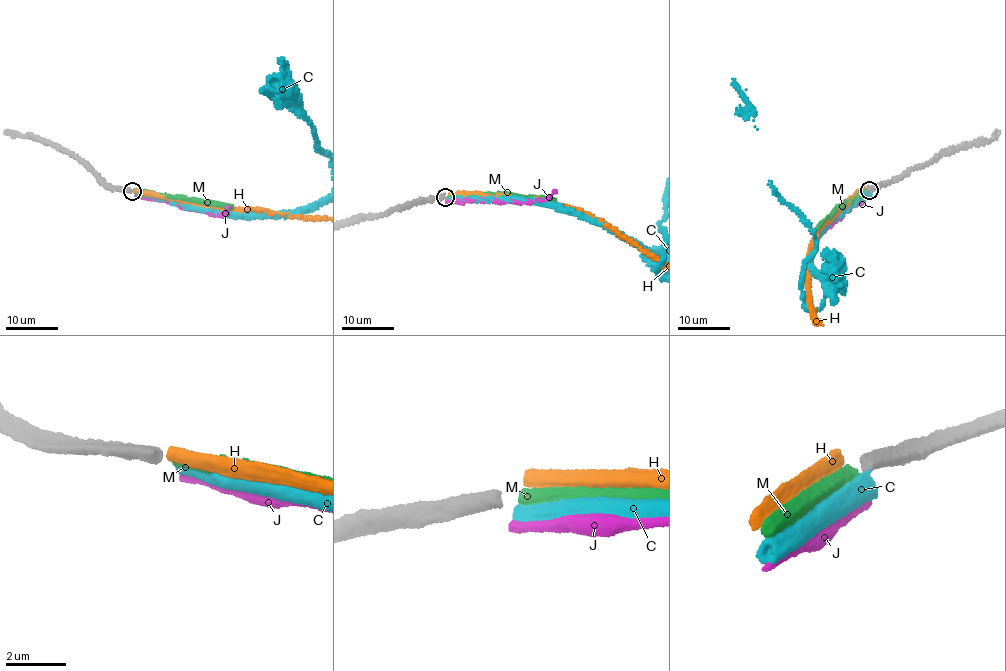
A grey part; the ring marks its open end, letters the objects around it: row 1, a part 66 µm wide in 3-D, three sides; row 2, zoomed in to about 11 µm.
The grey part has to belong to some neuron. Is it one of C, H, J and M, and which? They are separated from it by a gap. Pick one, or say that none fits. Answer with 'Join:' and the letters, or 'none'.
Join: M

